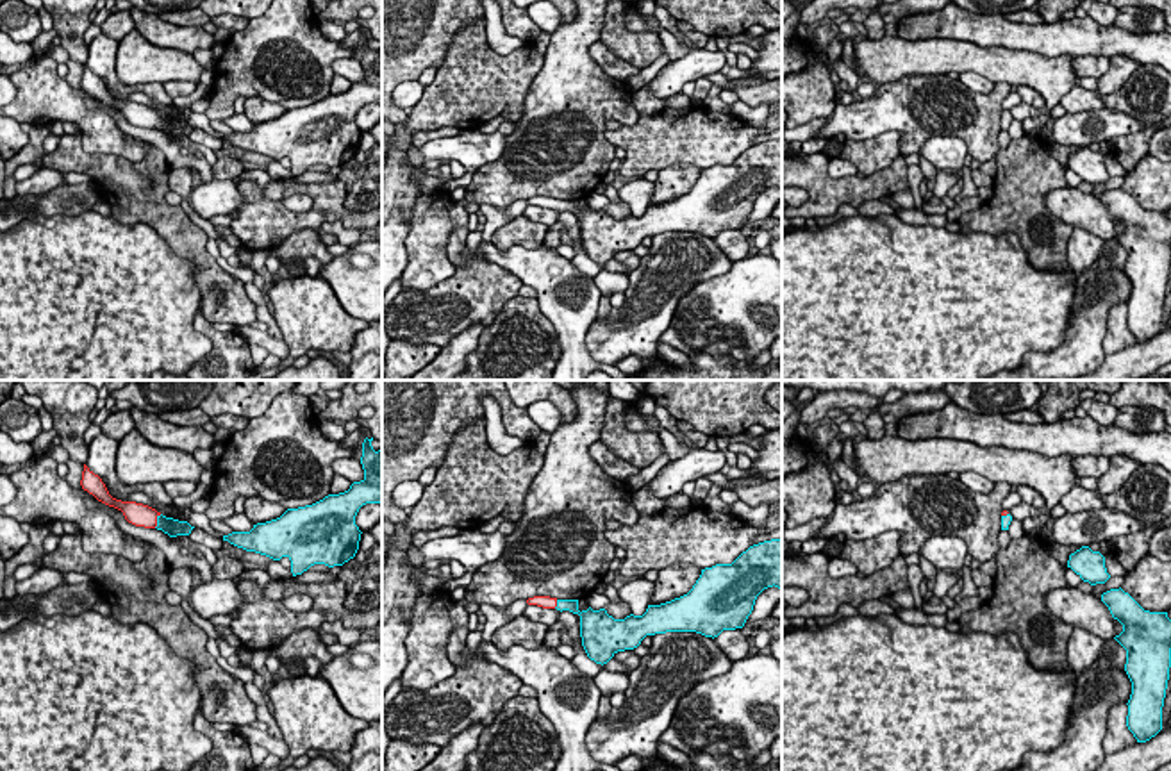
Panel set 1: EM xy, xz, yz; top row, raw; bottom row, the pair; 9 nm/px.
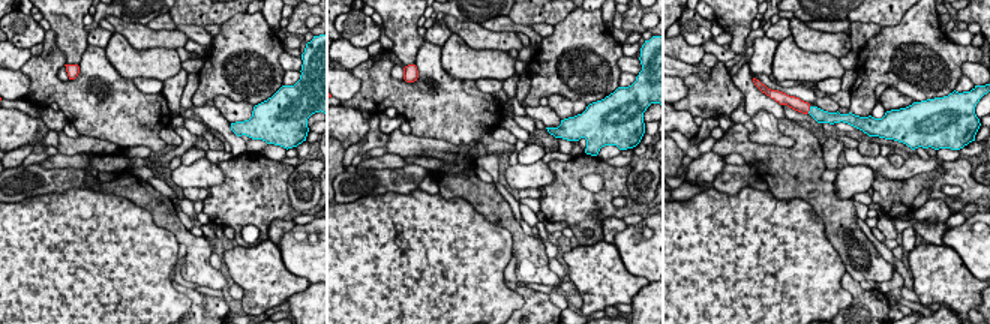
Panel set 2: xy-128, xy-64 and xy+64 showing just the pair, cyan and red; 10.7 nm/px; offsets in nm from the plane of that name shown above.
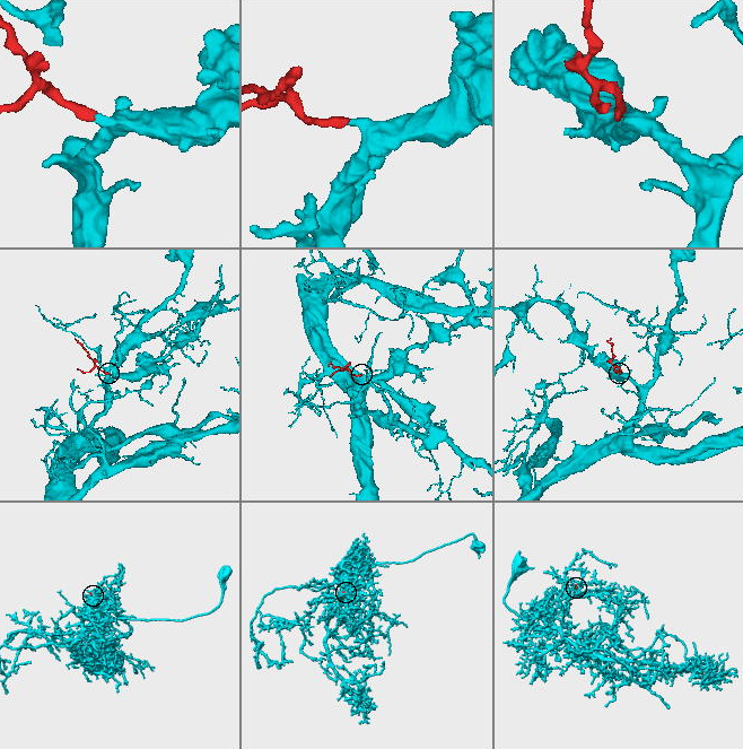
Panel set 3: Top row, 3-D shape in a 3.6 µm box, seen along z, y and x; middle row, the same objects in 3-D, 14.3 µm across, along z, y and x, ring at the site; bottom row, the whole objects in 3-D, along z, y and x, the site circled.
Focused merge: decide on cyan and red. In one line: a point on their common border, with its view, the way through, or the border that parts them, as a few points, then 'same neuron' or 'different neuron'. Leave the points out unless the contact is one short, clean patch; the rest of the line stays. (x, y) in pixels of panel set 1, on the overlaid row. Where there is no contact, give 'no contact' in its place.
meets cyan in xy at (157, 522); runs through xy (168, 525), (157, 522), (138, 514); same neuron

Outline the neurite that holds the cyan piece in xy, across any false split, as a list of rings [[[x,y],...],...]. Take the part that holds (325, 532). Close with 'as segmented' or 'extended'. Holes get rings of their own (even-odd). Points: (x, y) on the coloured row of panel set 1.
[[[366,437],[362,443],[364,478],[348,491],[287,509],[280,518],[257,523],[250,532],[223,535],[223,541],[273,560],[287,557],[293,576],[314,564],[334,568],[353,559],[362,534],[355,525],[359,509],[382,503],[382,448],[375,452],[371,441]]]; as segmented

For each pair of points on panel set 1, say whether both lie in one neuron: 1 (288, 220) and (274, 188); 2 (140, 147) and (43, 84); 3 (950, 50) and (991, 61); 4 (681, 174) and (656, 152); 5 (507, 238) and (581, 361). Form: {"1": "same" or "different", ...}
{"1": "different", "2": "same", "3": "same", "4": "different", "5": "different"}

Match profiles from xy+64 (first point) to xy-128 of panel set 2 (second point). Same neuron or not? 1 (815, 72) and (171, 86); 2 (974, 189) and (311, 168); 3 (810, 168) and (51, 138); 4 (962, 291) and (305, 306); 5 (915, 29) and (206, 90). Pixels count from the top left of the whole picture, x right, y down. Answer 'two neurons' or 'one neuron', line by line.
1: two neurons
2: two neurons
3: two neurons
4: two neurons
5: one neuron

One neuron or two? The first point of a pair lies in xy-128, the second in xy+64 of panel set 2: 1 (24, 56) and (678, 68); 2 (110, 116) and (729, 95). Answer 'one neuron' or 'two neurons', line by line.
1: two neurons
2: one neuron

